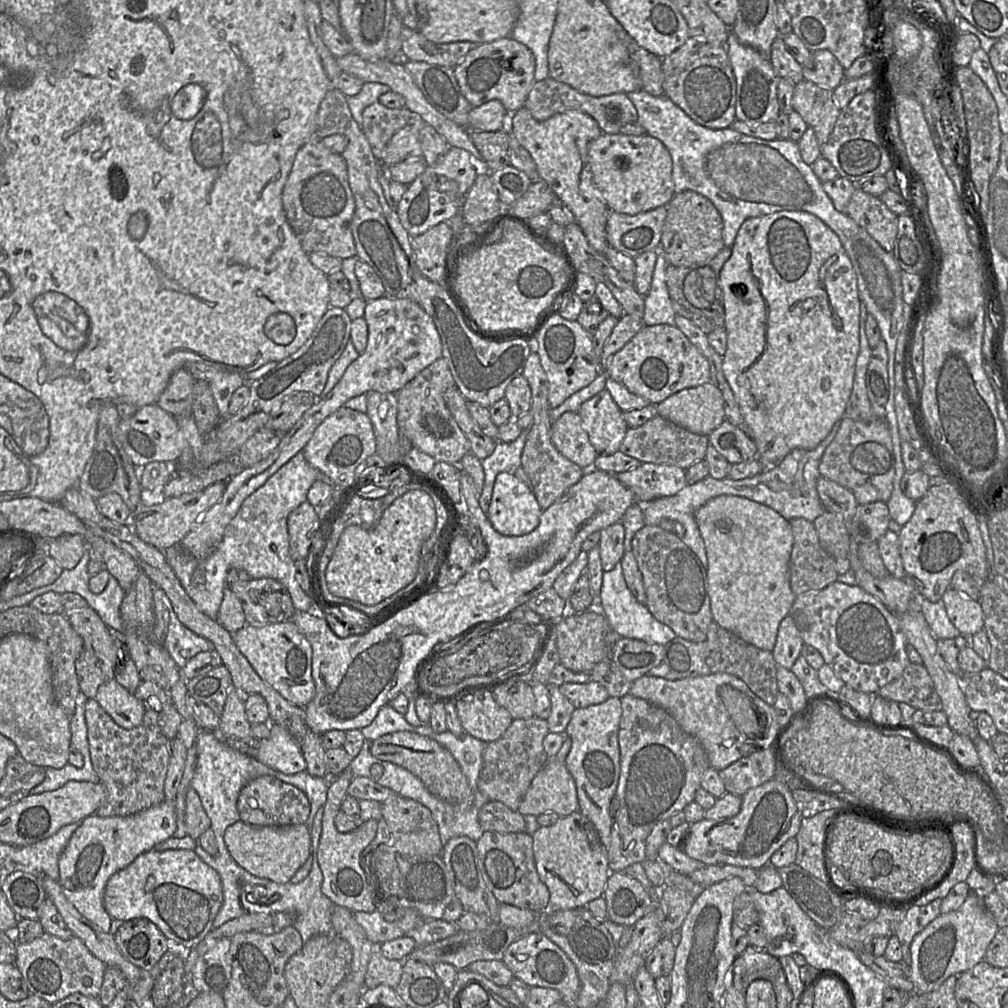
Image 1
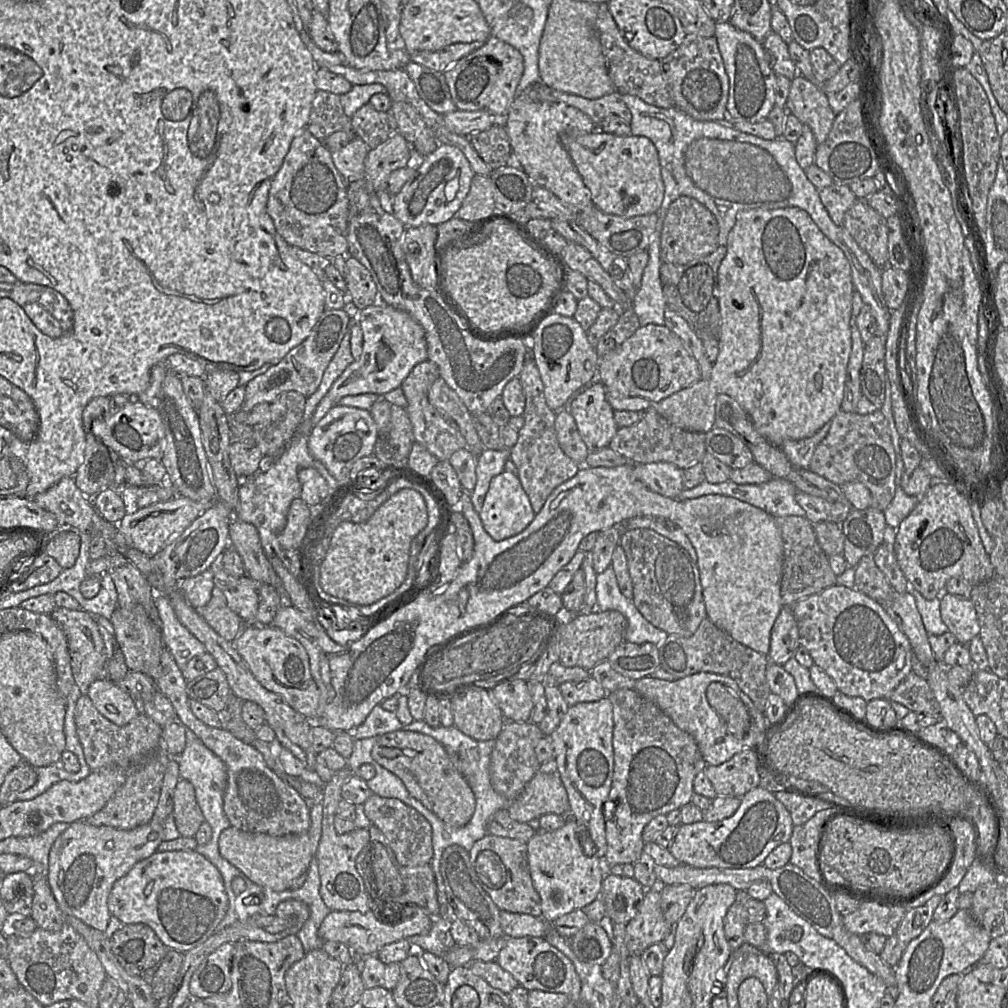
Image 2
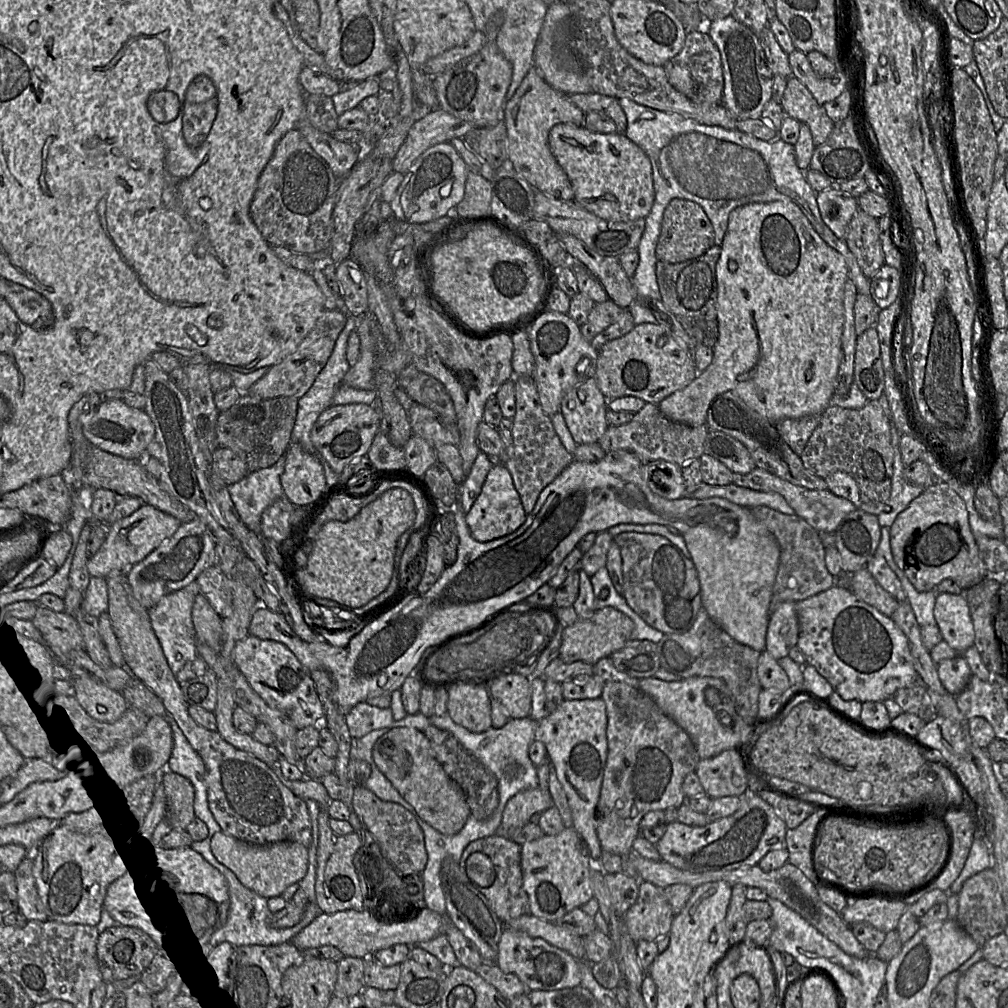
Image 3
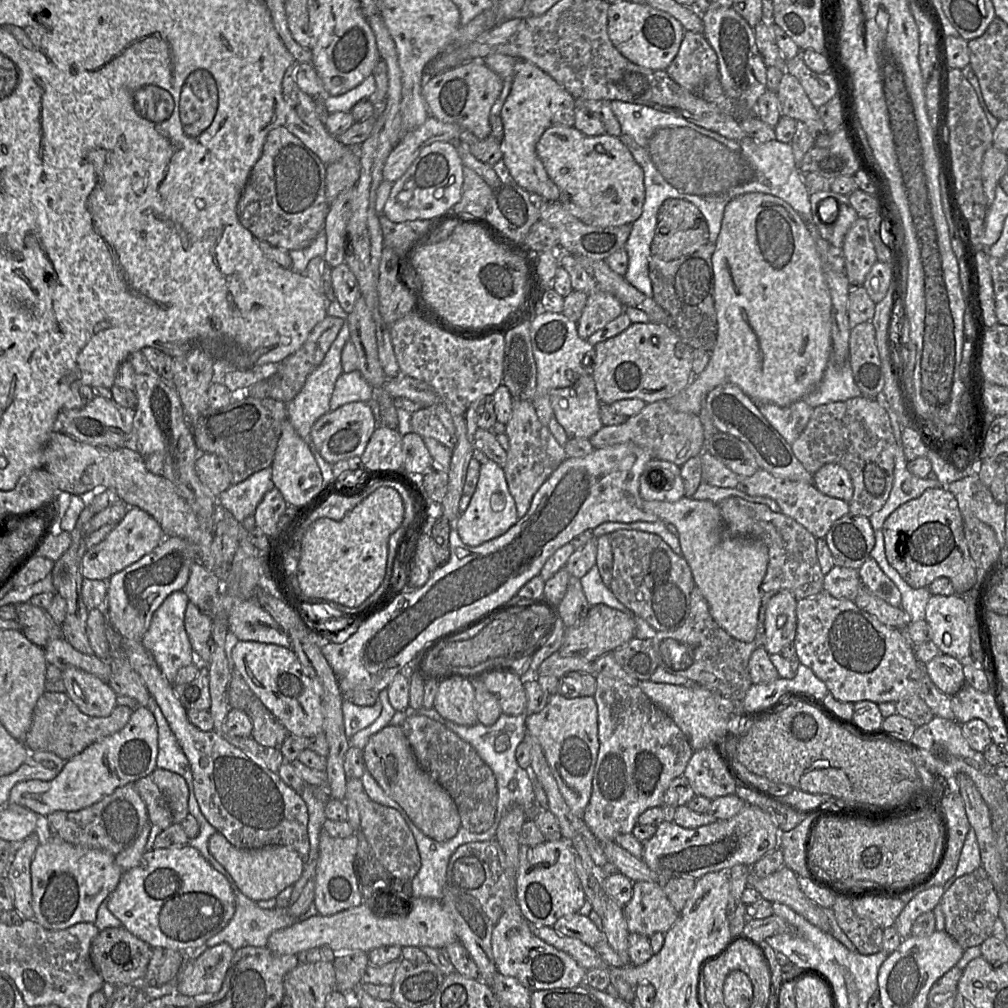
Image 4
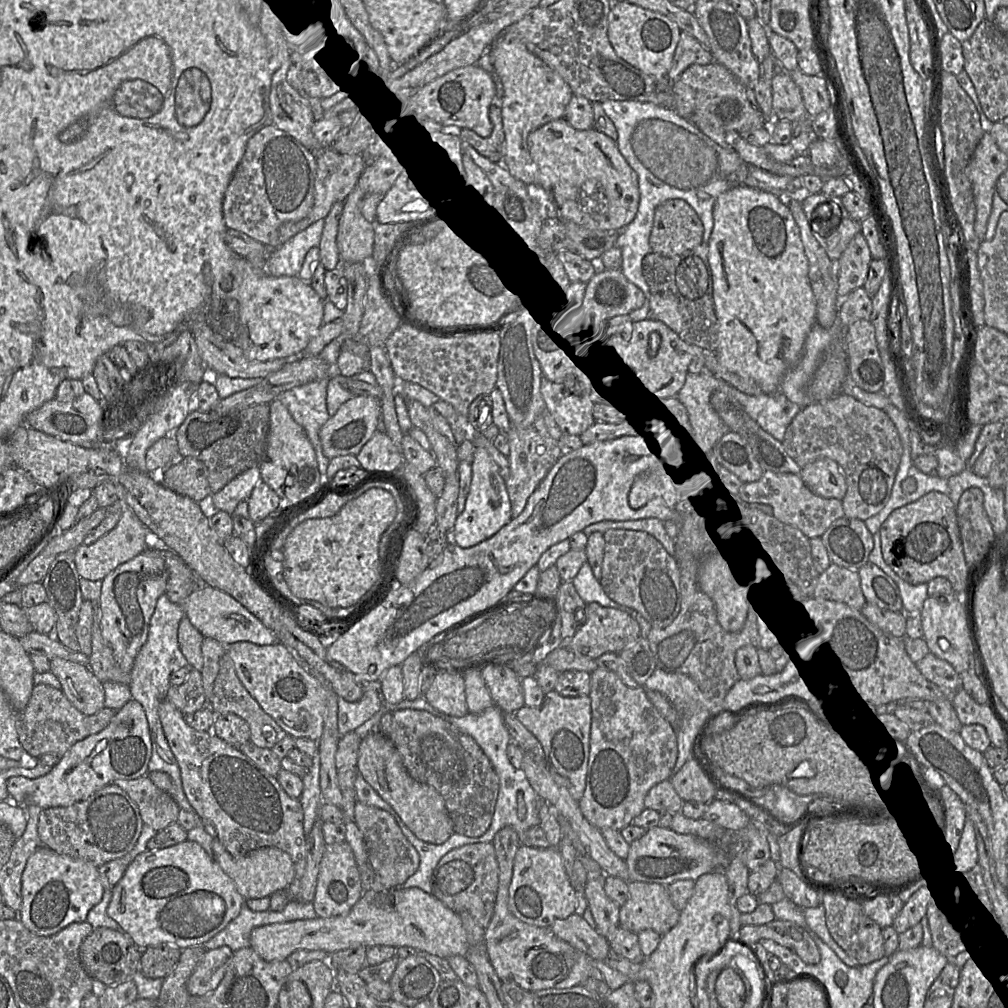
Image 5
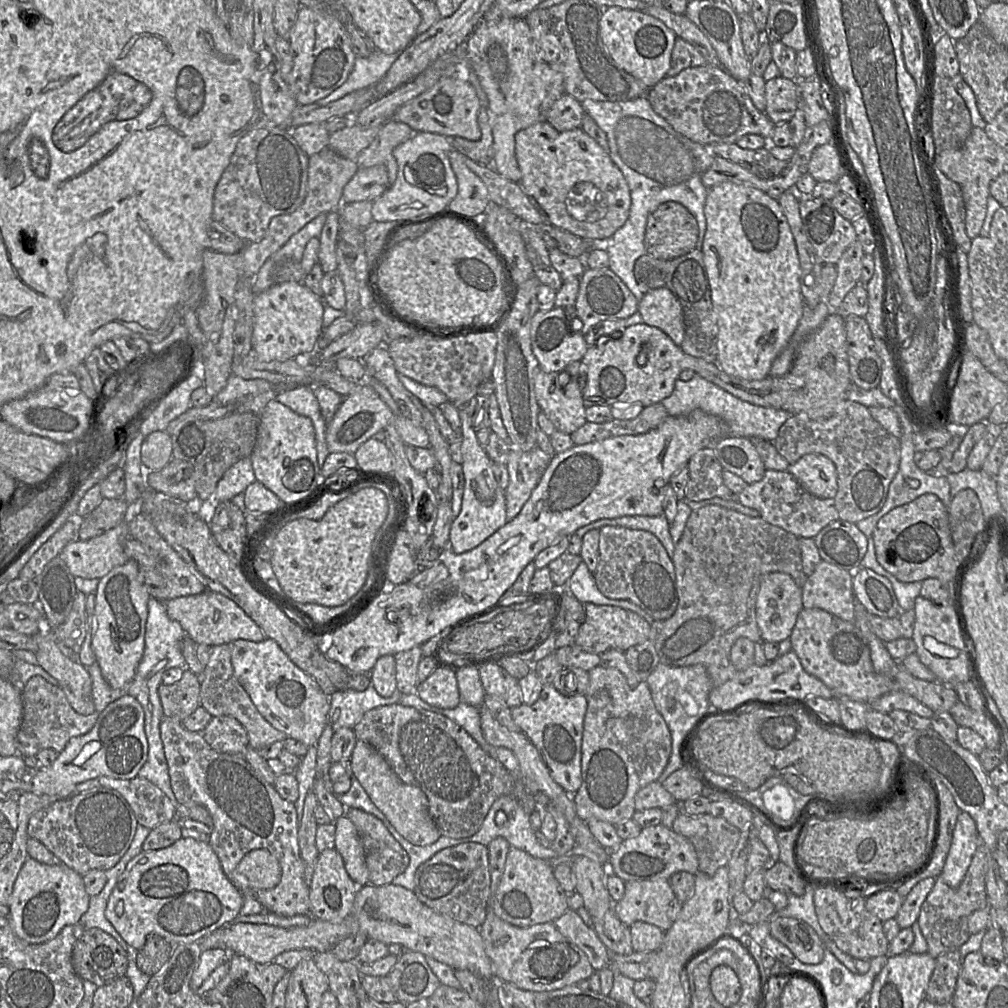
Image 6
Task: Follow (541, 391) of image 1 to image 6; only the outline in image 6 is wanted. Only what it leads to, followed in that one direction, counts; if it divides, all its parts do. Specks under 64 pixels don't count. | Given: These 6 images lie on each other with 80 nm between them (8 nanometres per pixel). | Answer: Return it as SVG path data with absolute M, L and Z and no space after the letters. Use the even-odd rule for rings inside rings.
M538 446L529 451L523 451L519 447L510 447L506 464L509 483L504 489L508 521L519 514L552 458L553 456L546 454Z

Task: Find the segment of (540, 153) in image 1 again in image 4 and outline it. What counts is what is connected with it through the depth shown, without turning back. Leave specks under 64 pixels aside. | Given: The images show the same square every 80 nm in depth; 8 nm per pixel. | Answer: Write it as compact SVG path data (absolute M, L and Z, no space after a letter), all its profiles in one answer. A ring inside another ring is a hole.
M517 60L510 93L499 116L503 123L501 160L509 175L523 189L539 195L543 200L559 202L560 190L548 176L536 153L536 144L544 131L552 125L574 126L575 98L541 68L526 60Z

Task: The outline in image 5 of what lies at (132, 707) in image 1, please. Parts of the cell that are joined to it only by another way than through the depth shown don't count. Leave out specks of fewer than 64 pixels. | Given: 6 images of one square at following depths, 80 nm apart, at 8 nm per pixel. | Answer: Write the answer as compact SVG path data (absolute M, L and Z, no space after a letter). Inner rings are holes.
M54 658L50 660L50 672L59 680L67 699L81 713L93 715L105 708L103 683L88 666Z

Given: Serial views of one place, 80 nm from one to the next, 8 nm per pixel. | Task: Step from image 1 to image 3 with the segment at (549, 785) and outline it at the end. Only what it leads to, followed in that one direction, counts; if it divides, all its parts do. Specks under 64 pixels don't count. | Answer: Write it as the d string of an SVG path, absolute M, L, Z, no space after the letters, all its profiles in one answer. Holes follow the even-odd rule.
M535 787L522 790L507 801L495 834L510 839L510 835L529 822L534 813L542 813L552 806L548 789Z

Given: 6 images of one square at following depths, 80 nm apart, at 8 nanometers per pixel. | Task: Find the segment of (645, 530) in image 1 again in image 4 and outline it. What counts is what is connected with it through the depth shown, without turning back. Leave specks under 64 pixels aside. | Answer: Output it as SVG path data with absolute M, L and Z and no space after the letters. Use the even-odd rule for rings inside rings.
M617 530L609 534L613 552L609 589L615 597L656 631L674 631L686 621L691 592L695 588L691 569L658 535L638 530Z

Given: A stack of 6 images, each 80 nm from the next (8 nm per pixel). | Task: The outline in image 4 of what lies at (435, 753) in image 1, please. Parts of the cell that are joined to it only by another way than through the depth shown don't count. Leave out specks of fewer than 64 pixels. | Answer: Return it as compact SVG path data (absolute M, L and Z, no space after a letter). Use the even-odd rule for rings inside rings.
M388 725L372 735L363 749L363 759L366 770L424 835L437 842L447 841L456 835L461 827L461 819L455 802L450 794L420 767L400 726Z

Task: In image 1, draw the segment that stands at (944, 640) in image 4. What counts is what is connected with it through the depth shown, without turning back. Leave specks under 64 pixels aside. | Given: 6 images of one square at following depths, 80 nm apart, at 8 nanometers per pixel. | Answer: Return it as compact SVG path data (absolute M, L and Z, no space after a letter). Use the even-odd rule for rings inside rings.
M949 587L941 600L945 605L948 618L961 635L971 637L983 629L984 615L976 599L968 598Z

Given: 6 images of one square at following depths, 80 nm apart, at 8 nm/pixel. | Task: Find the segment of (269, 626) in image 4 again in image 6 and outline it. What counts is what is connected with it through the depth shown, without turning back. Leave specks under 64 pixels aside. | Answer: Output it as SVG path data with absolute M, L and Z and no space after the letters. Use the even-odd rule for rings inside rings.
M208 589L200 594L171 599L165 606L168 616L179 622L185 633L198 644L217 646L238 639L253 642L266 639L261 628L233 600Z

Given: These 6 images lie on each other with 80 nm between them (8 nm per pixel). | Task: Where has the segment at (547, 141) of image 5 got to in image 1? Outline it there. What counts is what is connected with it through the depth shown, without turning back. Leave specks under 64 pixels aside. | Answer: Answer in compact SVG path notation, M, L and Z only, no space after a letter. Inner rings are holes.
M602 133L588 147L592 180L610 211L637 215L666 206L675 196L672 158L664 144L648 135Z

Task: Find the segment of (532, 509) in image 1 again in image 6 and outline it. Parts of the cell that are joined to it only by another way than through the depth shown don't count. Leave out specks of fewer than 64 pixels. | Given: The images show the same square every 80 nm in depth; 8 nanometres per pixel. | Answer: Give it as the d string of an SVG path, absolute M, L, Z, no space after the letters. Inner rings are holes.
M466 406L458 409L462 428L461 453L463 460L461 465L465 477L465 488L460 513L450 527L449 548L455 554L462 554L480 545L508 520L504 490L498 485L492 471L494 463L477 440L477 432L470 425Z

